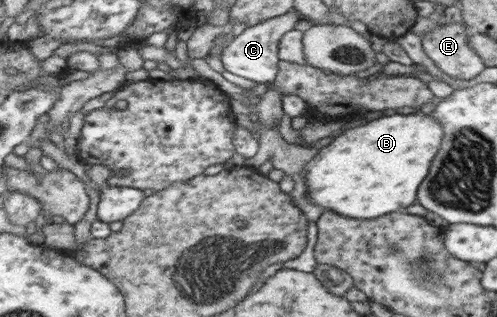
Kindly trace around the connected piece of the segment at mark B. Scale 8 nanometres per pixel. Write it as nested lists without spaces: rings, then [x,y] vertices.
[[[422,113],[382,115],[357,127],[346,129],[320,148],[318,154],[314,154],[300,170],[306,183],[306,197],[310,203],[322,207],[322,210],[328,209],[338,215],[355,219],[376,218],[389,214],[390,211],[409,207],[414,202],[414,192],[418,184],[428,174],[430,160],[440,148],[442,132],[442,123],[438,119]]]

